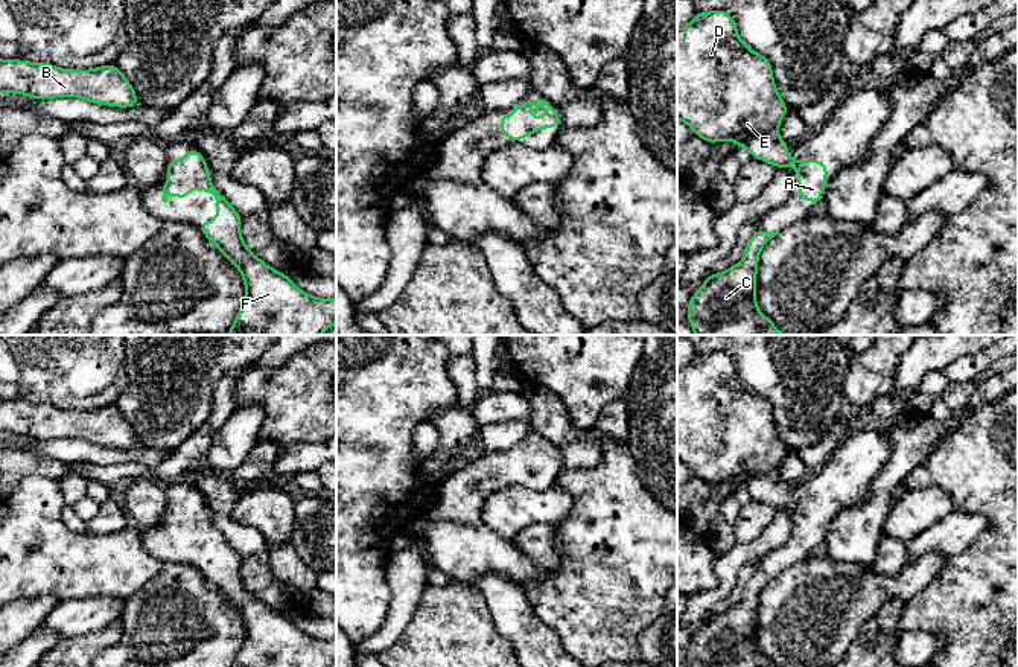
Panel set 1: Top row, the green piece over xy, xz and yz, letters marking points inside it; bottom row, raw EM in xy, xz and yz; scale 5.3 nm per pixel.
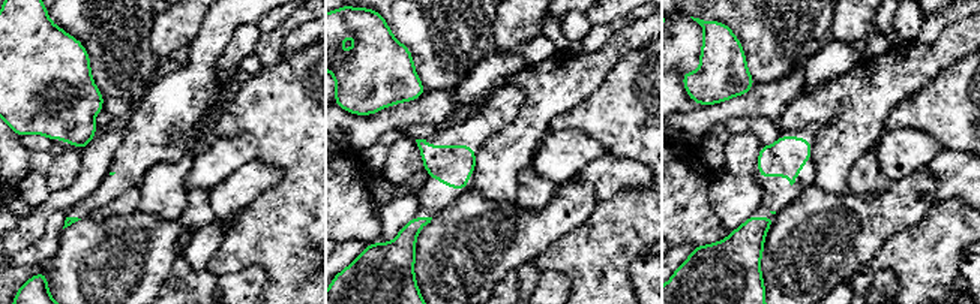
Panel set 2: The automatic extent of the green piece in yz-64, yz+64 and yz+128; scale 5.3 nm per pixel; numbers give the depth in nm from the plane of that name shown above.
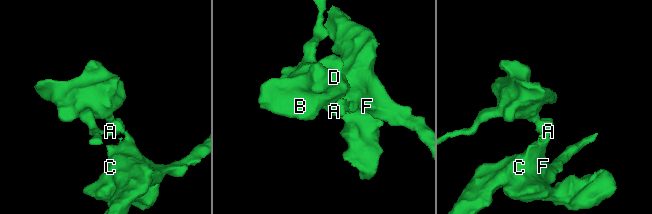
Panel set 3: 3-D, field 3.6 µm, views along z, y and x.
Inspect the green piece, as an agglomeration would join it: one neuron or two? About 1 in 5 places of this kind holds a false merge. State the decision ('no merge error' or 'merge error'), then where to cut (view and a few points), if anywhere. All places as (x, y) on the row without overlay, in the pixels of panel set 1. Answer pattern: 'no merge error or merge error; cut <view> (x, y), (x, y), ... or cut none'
no merge error; cut none

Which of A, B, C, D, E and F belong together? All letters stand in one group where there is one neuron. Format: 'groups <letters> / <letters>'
groups A B C D E F

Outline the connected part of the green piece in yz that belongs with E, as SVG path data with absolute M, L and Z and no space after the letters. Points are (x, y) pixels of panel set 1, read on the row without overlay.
M727 352L695 353L686 367L677 370L677 460L706 484L732 481L735 487L747 490L752 499L773 509L794 507L800 541L817 547L828 522L828 506L816 499L788 498L790 486L778 477L788 451L778 434L770 401L743 384Z

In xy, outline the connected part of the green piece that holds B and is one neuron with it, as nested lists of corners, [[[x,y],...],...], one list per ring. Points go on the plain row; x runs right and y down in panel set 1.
[[[0,399],[0,434],[32,440],[81,439],[97,446],[142,446],[131,423],[116,405],[91,411],[61,410],[49,404]]]

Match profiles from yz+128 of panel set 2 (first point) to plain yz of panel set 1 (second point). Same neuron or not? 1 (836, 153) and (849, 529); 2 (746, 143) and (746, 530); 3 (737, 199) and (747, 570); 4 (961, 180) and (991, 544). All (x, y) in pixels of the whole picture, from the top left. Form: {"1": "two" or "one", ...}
{"1": "one", "2": "one", "3": "one", "4": "two"}

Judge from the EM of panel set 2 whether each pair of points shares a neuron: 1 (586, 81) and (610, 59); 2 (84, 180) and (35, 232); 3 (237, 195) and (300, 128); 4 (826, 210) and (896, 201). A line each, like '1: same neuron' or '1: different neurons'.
1: same neuron
2: same neuron
3: different neurons
4: same neuron

